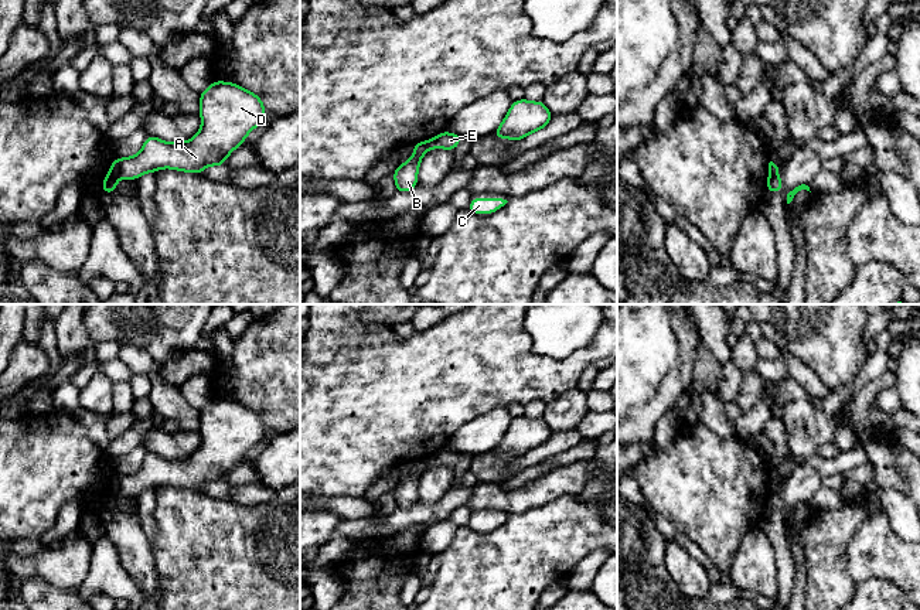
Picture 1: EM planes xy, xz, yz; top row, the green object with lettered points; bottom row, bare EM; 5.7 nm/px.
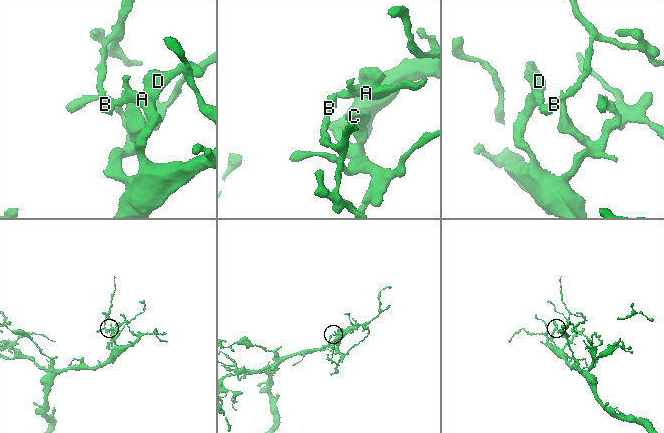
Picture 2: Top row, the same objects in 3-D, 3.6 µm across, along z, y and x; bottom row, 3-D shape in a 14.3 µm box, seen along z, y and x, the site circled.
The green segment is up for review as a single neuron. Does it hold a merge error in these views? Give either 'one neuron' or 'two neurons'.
two neurons

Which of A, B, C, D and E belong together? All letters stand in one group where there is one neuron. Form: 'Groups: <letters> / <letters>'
Groups: A C D E / B

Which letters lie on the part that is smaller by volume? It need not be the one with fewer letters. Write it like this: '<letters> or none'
B

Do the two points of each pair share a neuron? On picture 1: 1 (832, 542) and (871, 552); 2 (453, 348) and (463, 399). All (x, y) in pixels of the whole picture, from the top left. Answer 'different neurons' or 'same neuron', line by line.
1: different neurons
2: same neuron

